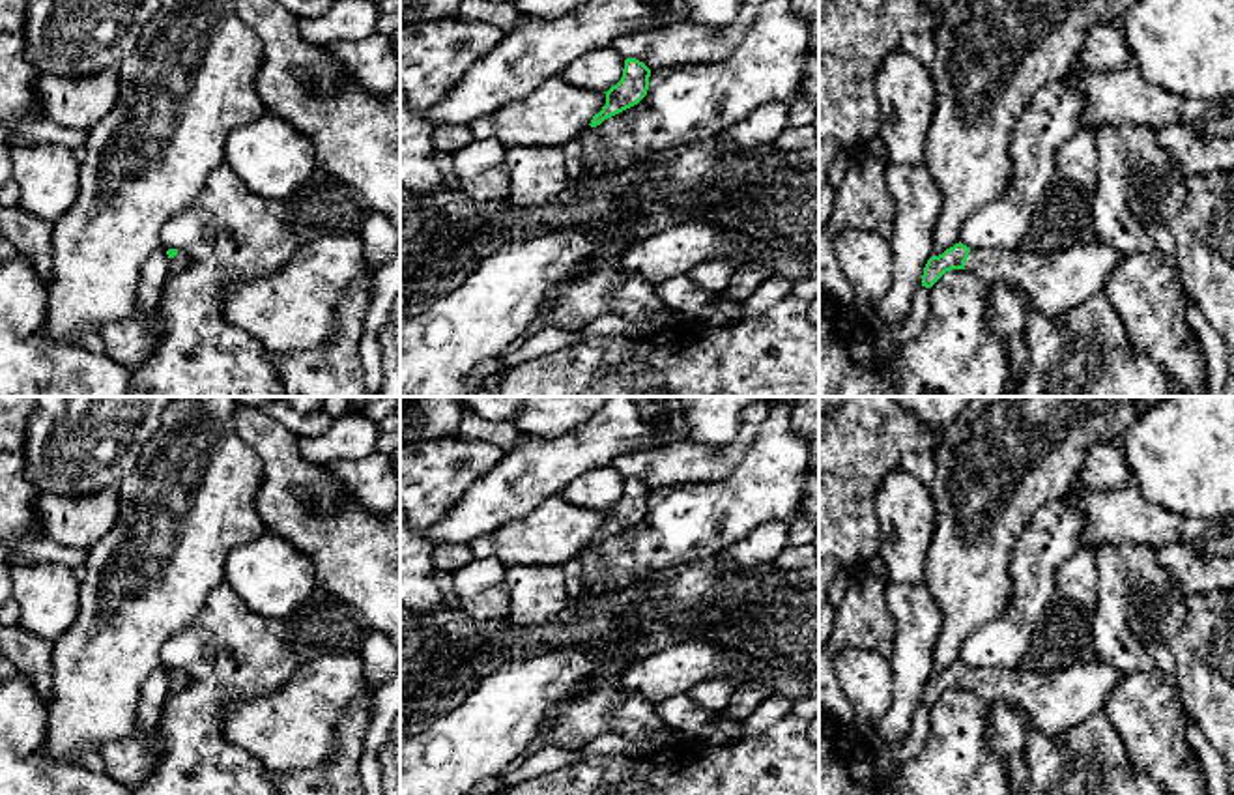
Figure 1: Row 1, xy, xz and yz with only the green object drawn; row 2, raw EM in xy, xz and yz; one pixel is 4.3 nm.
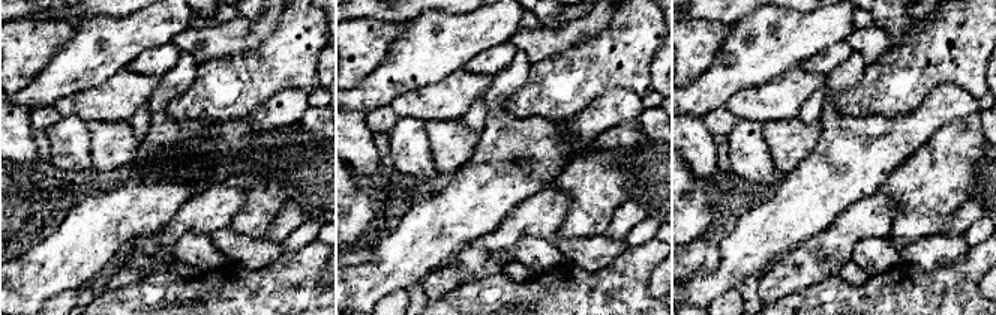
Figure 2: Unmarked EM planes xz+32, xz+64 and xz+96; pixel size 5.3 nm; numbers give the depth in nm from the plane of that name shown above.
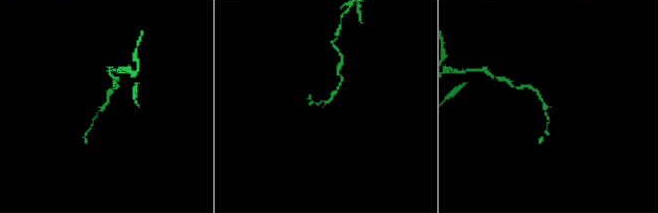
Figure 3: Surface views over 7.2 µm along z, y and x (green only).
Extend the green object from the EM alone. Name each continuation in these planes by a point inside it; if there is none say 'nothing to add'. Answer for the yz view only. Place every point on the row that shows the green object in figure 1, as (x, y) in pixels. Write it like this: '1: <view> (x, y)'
1: yz (1057, 281)

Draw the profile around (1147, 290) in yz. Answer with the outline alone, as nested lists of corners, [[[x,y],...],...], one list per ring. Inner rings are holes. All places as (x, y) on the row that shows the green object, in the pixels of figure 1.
[[[1157,249],[1150,254],[1124,254],[1103,292],[1124,320],[1133,346],[1167,372],[1176,395],[1208,397],[1208,359],[1184,314],[1187,294],[1182,286],[1176,256]]]

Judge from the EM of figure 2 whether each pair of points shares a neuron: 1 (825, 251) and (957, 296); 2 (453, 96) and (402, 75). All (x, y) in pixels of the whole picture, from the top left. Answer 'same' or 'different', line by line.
1: different
2: different

